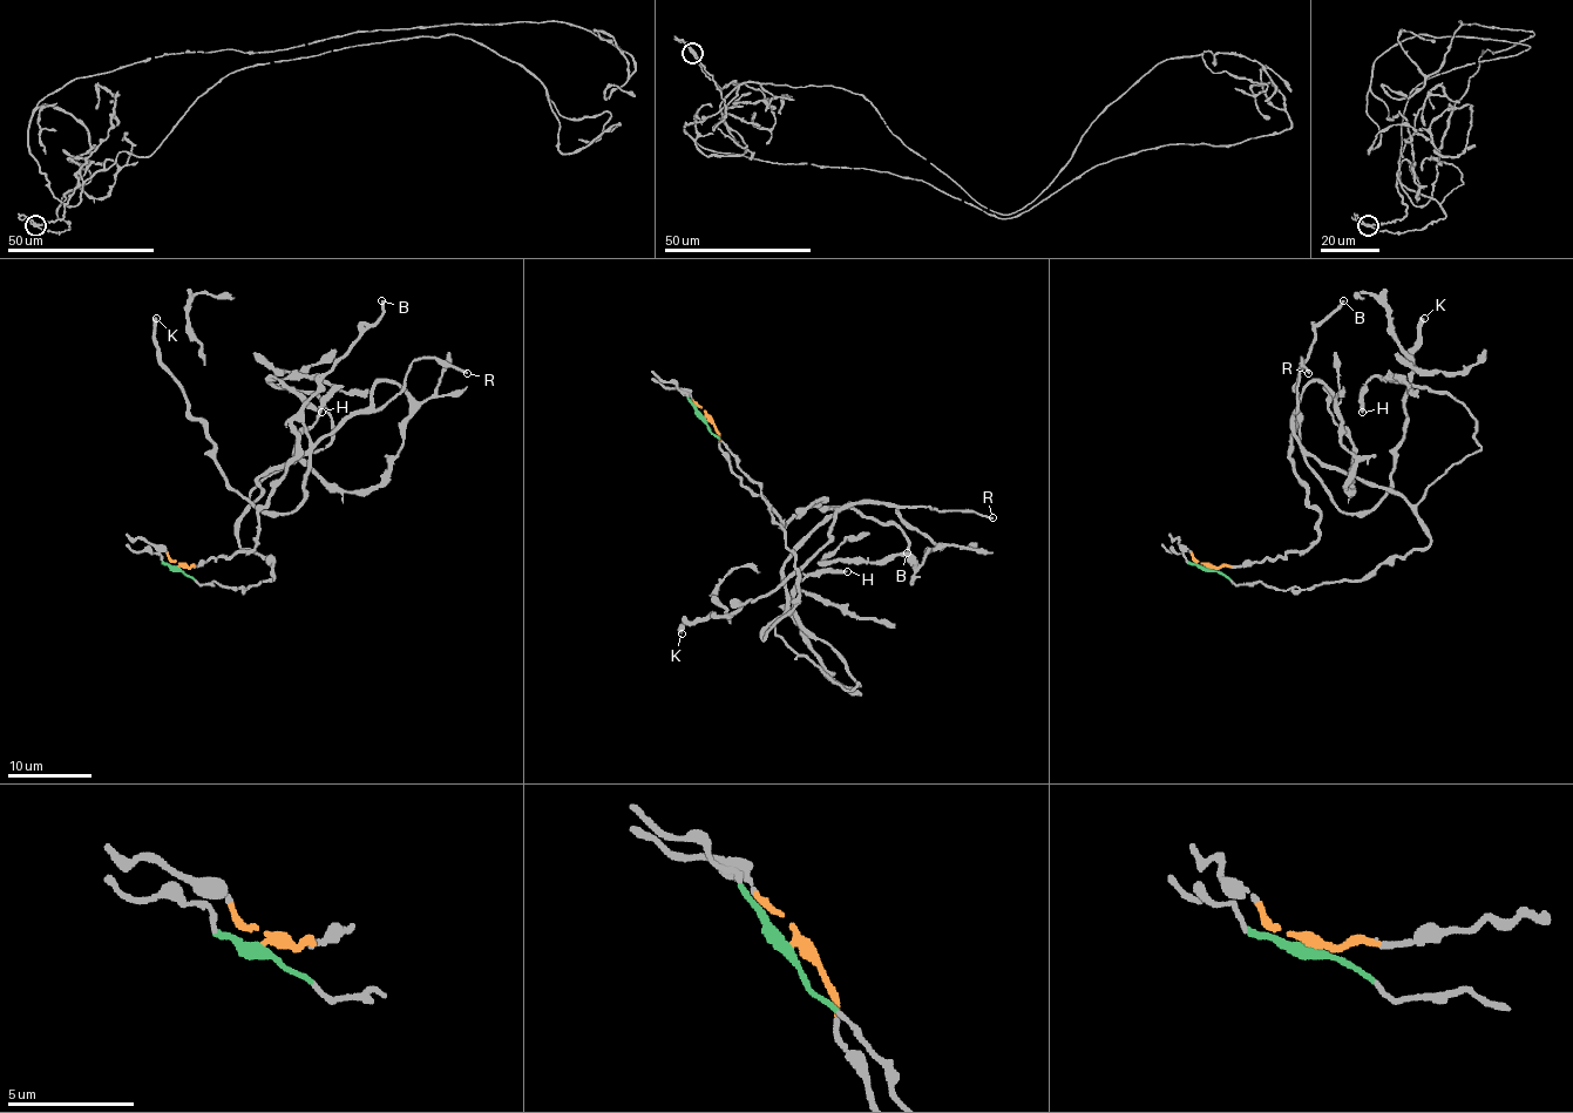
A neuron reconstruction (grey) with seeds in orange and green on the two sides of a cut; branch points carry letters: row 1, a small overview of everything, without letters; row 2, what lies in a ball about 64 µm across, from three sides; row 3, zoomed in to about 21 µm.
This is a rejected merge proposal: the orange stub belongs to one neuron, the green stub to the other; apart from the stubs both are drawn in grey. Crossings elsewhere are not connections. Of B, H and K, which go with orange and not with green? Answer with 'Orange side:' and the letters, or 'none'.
Orange side: B, K

